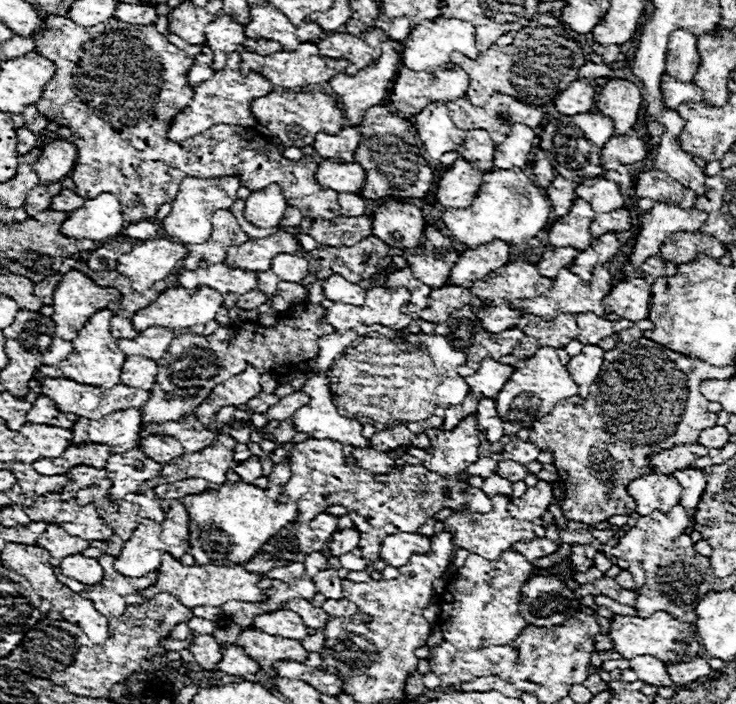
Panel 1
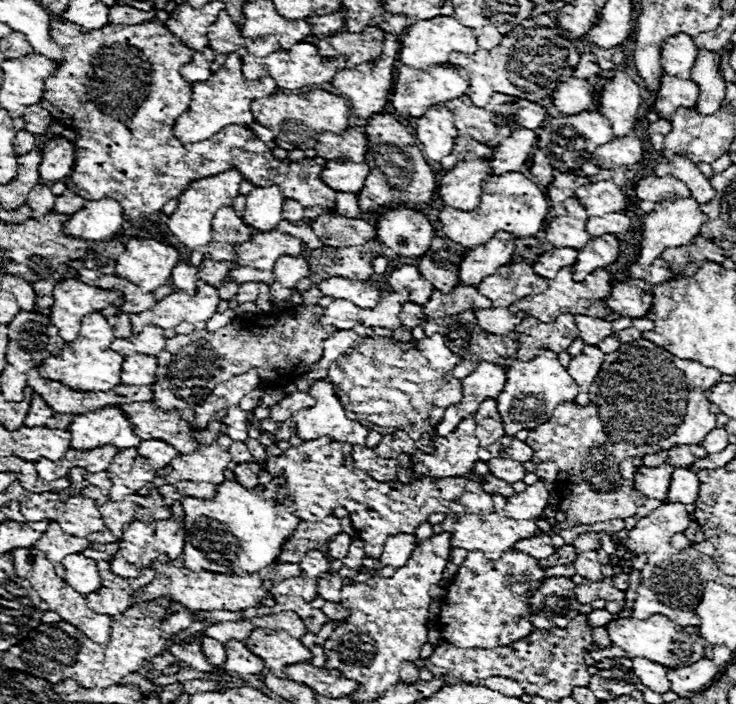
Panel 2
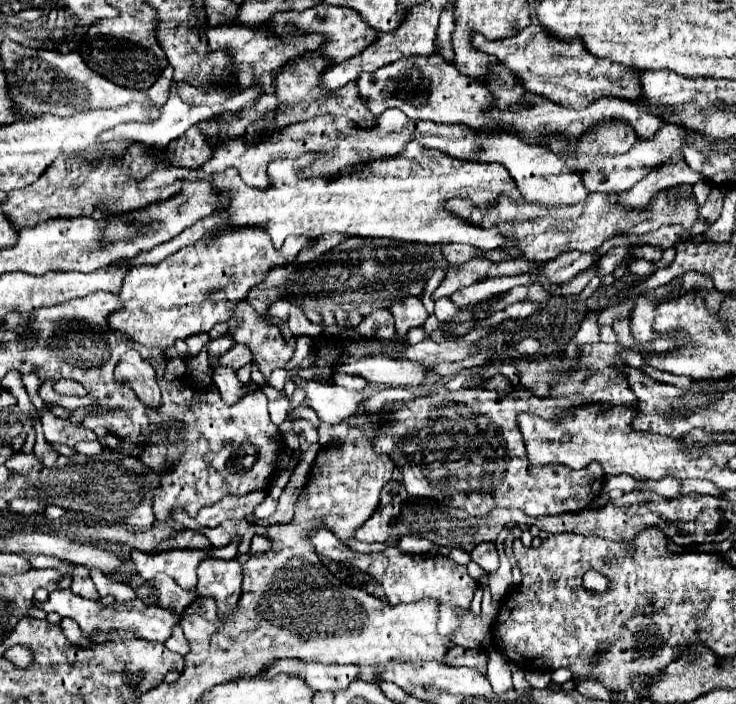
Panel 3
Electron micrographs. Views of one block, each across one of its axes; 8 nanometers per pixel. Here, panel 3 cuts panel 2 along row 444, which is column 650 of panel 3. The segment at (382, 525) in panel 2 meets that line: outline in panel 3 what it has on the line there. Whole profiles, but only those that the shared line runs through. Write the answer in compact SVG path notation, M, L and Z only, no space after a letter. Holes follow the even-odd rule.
M646 296L636 298L636 306L630 316L630 334L636 338L636 342L652 342L660 338L660 334L656 334L656 330L652 328L654 310L658 304L658 300L650 300Z

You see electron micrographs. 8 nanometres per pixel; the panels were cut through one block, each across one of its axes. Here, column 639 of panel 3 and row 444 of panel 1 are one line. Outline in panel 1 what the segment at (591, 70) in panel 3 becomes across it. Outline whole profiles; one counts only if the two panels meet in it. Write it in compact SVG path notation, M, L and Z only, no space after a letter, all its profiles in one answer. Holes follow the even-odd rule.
M72 444L70 448L66 448L66 452L62 456L58 456L54 460L36 460L32 464L32 468L44 476L66 474L72 466L78 466L78 464L104 468L110 456L112 456L110 448L106 448L102 444Z

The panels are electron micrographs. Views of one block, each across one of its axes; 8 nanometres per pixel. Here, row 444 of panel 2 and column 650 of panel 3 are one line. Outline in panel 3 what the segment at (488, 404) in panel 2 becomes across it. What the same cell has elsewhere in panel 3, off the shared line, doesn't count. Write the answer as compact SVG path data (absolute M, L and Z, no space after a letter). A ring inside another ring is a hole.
M662 478L662 480L644 482L644 490L654 490L656 494L666 496L666 498L678 496L678 488L680 488L680 480L678 478Z

